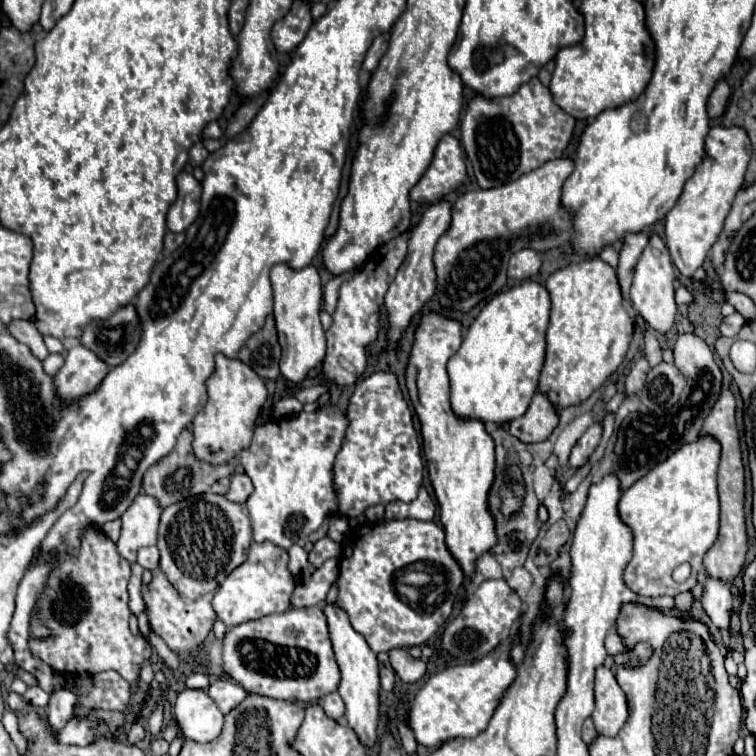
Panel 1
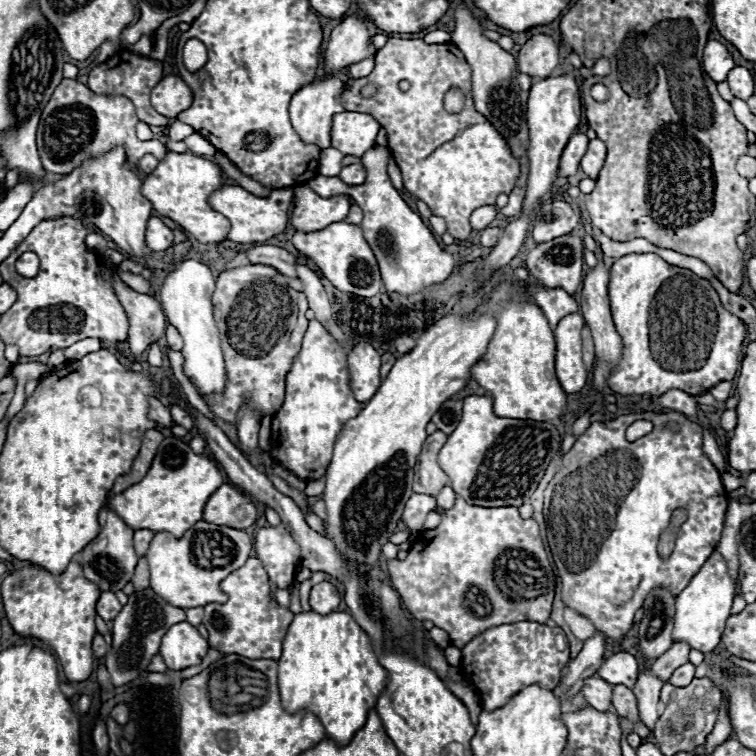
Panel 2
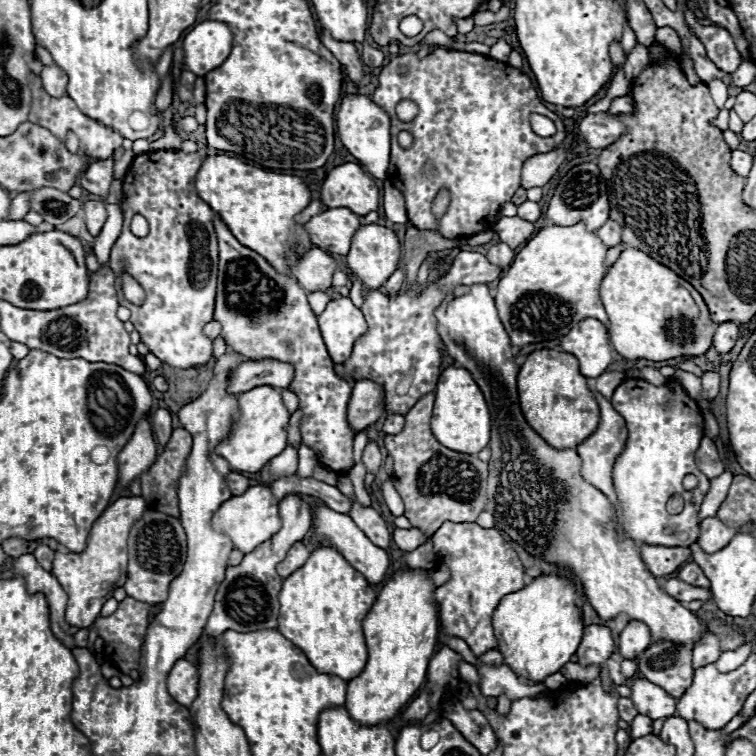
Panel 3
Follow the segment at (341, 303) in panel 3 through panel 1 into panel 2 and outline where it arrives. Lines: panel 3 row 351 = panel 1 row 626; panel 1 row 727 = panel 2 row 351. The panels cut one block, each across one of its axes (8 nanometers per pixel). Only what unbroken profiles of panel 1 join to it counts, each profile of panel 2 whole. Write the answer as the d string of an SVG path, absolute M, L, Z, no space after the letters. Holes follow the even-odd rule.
M358 342L348 354L352 392L358 402L366 402L380 386L380 354L368 342Z

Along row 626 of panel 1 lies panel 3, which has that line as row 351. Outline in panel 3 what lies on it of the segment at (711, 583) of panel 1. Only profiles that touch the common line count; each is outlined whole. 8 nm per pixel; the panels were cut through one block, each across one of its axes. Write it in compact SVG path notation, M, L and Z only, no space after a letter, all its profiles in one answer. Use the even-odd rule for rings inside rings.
M722 322L716 328L712 346L716 348L718 354L726 354L736 344L736 338L738 338L738 324L736 322Z

